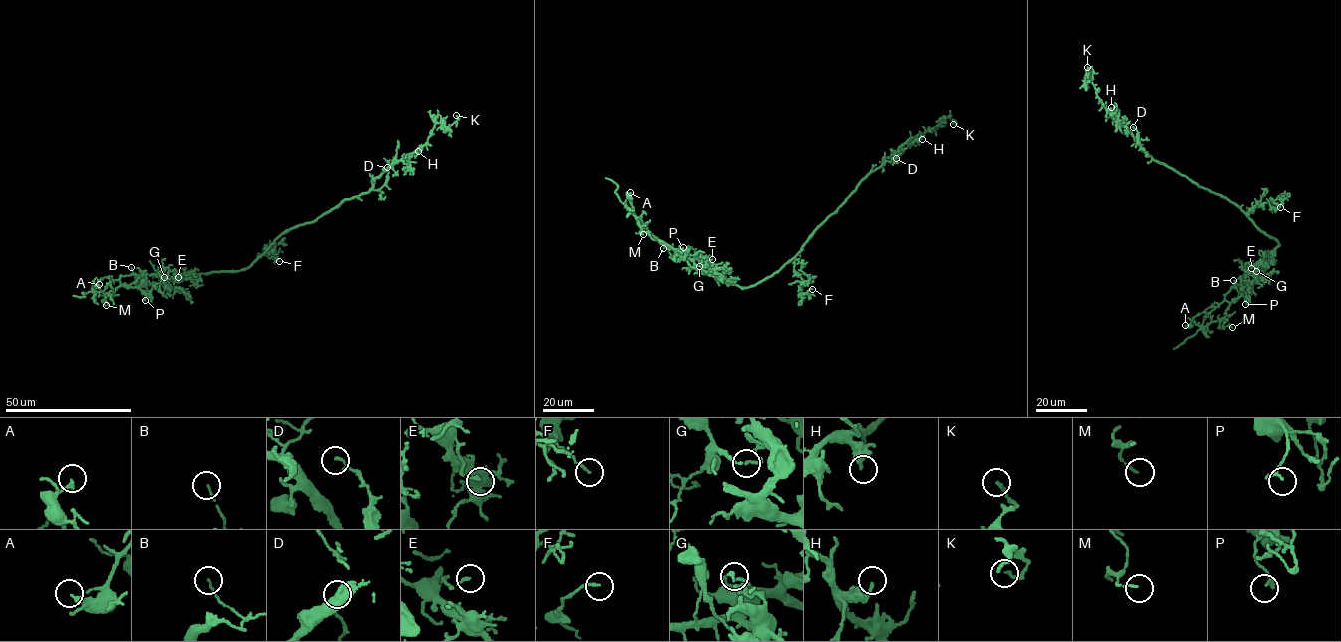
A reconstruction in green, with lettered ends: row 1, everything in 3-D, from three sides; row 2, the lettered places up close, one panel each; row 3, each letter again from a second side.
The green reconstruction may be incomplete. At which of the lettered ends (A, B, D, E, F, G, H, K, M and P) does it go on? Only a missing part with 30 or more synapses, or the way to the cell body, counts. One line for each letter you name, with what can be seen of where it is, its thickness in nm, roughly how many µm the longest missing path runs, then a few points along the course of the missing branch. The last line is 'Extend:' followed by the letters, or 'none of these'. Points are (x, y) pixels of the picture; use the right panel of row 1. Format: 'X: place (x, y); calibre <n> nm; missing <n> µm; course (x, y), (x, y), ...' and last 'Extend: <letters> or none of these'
Extend: none of these

